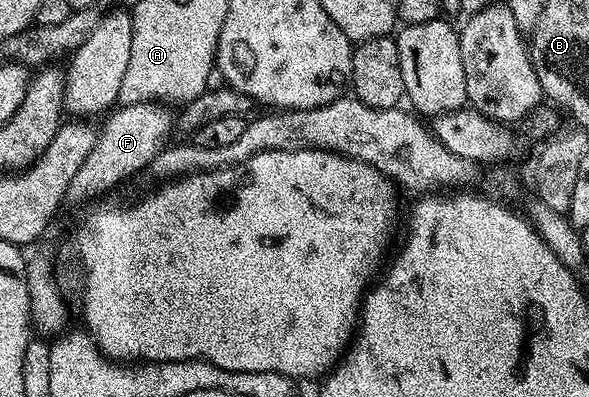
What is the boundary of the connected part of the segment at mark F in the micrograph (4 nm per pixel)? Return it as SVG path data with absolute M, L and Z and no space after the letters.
M154 101L113 108L103 118L104 126L99 126L94 147L90 155L86 155L86 163L82 163L82 167L78 167L78 175L70 179L67 196L71 200L73 198L76 201L84 201L87 197L118 184L139 169L147 170L154 155L165 148L169 140L168 132L174 129L174 113L168 109L171 108L167 104Z

